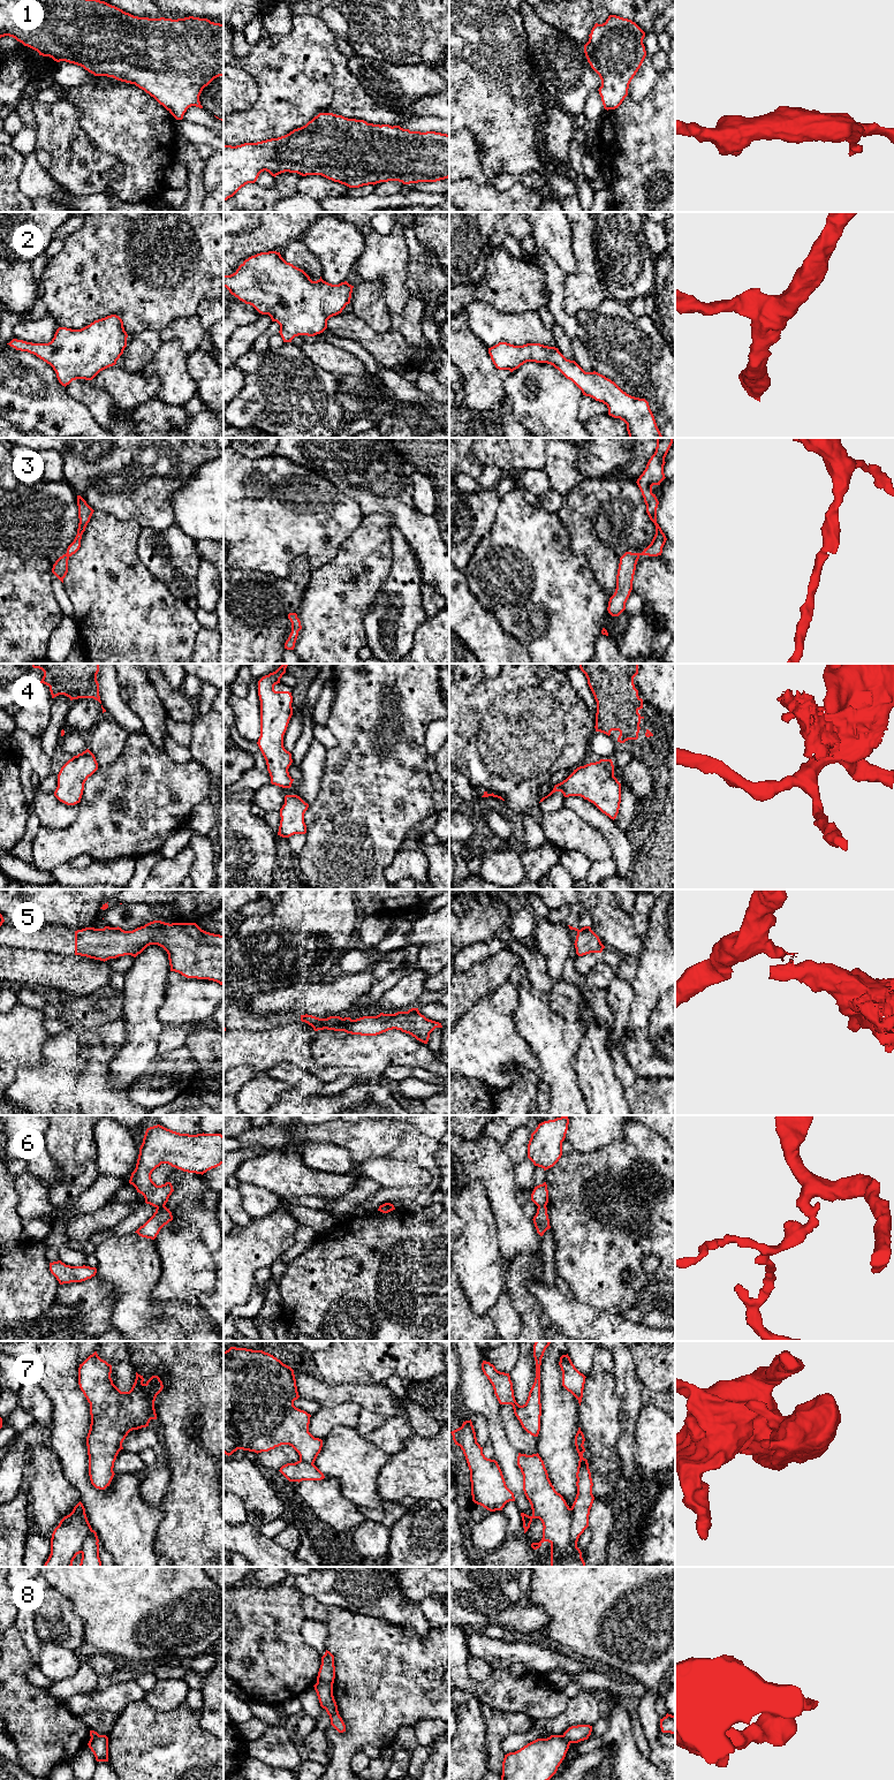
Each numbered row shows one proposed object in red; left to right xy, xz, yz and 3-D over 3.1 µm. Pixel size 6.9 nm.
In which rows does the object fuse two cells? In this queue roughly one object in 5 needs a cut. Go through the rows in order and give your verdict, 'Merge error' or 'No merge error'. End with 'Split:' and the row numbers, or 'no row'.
1: No merge error
2: No merge error
3: No merge error
4: No merge error
5: Merge error
6: Merge error
7: Merge error
8: Merge error
Split: 5, 6, 7, 8

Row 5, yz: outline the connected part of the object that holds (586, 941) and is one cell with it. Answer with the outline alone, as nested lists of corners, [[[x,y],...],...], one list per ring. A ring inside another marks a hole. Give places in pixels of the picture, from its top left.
[[[591,927],[577,931],[574,945],[578,956],[583,956],[590,953],[601,953],[605,948],[599,937],[591,930]]]

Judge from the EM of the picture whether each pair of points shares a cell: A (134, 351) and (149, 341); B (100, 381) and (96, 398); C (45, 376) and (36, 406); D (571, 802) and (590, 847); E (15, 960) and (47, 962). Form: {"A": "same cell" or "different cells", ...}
{"A": "same cell", "B": "different cells", "C": "same cell", "D": "different cells", "E": "same cell"}

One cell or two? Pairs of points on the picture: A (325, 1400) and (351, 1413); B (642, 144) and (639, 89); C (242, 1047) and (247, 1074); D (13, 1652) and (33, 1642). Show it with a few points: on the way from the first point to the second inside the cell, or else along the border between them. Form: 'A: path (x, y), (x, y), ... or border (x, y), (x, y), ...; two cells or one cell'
A: border (362, 1407), (353, 1402), (342, 1402), (322, 1408); two cells
B: border (656, 78), (642, 99), (628, 96); two cells
C: border (235, 1067), (248, 1066), (257, 1074); two cells
D: border (14, 1627), (36, 1665); two cells

